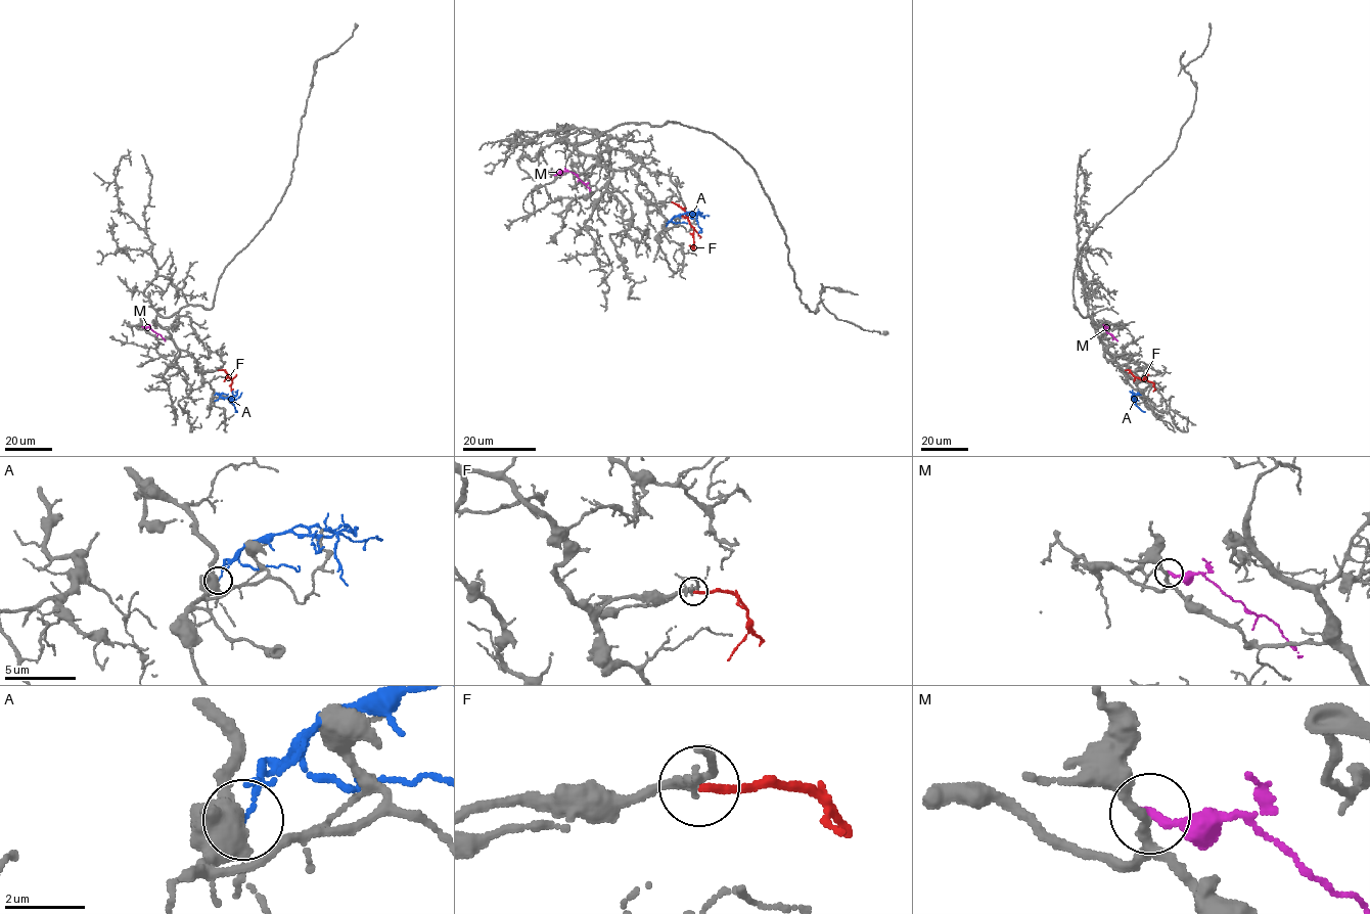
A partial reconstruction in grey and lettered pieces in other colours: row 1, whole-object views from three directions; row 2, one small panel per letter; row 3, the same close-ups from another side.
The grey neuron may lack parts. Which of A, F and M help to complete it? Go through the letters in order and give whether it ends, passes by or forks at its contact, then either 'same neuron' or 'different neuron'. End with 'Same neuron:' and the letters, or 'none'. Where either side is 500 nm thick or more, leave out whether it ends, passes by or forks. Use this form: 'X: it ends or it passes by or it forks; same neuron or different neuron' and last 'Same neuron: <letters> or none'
A: it ends; different neuron
F: it ends; same neuron
M: it ends; different neuron
Same neuron: F

